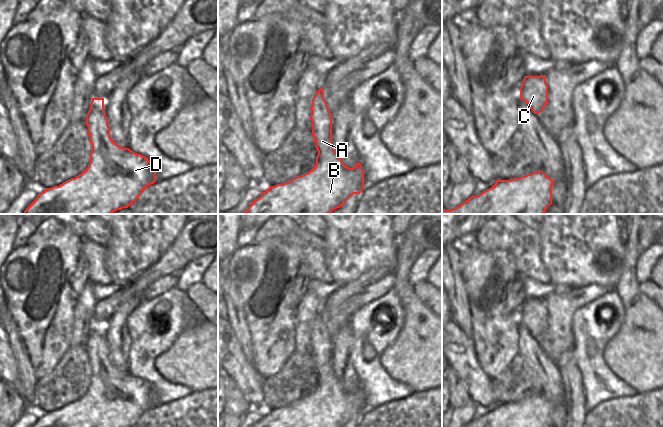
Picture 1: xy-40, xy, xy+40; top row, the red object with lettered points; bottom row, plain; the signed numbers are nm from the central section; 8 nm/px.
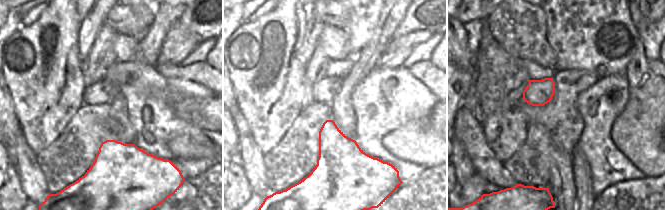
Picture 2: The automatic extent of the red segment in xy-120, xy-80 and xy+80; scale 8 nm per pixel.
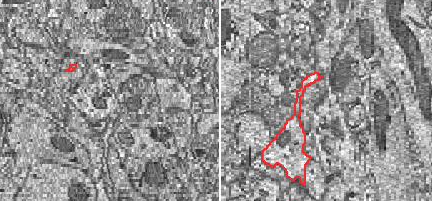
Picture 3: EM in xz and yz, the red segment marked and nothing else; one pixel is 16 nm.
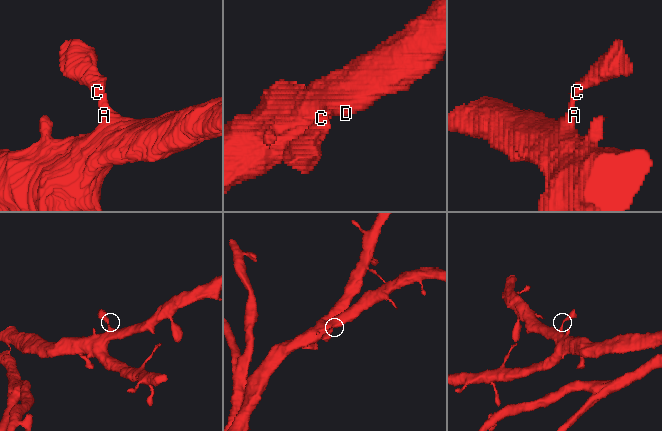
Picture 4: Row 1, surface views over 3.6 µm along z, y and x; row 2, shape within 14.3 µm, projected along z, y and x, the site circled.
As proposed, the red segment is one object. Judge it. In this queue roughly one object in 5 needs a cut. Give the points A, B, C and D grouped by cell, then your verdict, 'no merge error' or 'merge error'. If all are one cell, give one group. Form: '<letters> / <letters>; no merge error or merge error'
A B C D; no merge error

